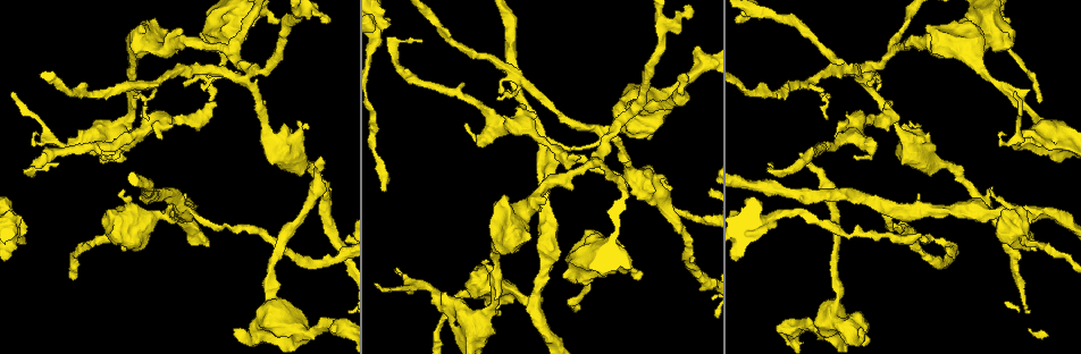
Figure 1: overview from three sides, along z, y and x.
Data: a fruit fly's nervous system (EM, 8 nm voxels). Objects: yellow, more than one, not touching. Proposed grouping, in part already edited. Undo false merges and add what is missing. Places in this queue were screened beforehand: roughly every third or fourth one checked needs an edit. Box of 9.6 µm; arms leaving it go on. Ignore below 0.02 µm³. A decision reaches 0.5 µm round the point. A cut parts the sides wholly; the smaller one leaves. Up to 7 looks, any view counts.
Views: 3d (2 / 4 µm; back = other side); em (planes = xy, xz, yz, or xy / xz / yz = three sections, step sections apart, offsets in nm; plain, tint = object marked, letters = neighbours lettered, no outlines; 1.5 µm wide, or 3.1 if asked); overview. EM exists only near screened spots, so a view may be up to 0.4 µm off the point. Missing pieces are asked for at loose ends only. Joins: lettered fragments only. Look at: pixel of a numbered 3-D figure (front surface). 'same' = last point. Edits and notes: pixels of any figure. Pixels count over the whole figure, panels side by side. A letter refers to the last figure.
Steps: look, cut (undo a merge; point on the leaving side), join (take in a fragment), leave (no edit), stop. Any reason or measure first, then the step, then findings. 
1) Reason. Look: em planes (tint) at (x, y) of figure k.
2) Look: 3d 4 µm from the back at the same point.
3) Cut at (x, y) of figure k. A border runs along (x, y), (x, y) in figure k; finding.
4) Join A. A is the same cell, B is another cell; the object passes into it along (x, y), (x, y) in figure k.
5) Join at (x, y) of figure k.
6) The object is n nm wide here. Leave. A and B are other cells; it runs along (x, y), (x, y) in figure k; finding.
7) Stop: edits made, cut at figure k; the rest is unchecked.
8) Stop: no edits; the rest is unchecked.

Stops while still wide. Look: em xy step 8 (letters) at (860, 327) of figure 1.

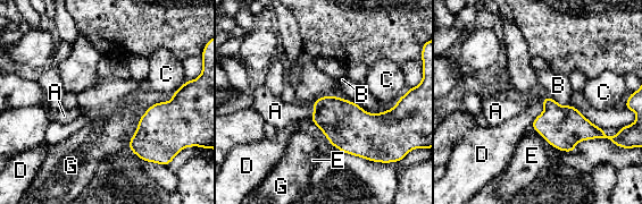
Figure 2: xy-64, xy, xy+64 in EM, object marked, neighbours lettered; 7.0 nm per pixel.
Join A. A is the same cell, B, C, D, E and G are other cells; the object passes into it along (345, 125), (314, 111), (280, 113) in figure 2; the neuron continues.

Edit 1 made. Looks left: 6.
See it whole again. Look: overview.

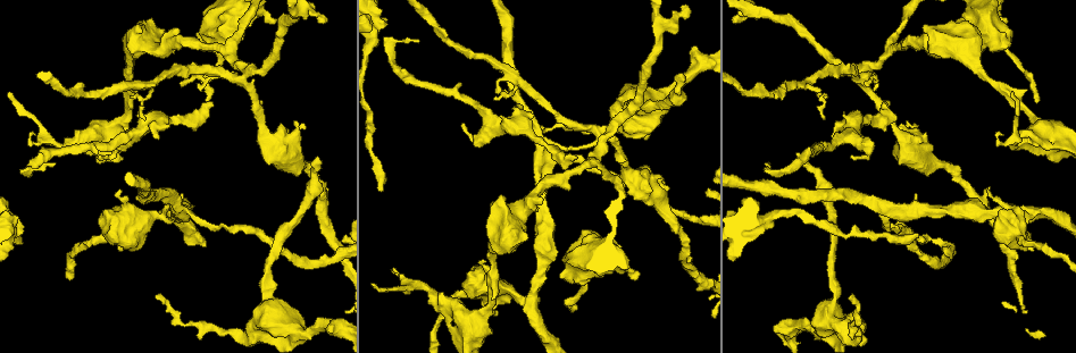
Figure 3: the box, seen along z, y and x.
Three-way junction. Look: em planes (letters) at (529, 299) of figure 3.

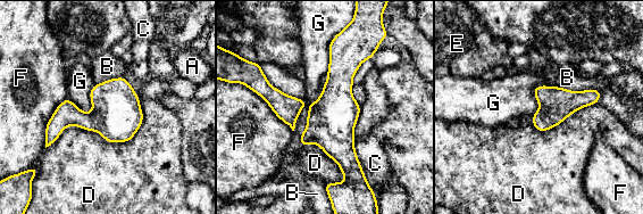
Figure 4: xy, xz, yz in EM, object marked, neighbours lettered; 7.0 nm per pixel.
Leave. A, B, C, D, E, F and G are other cells; one neuron here.

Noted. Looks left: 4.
An open end. Look: em planes (letters) at (380, 190) of figure 3.

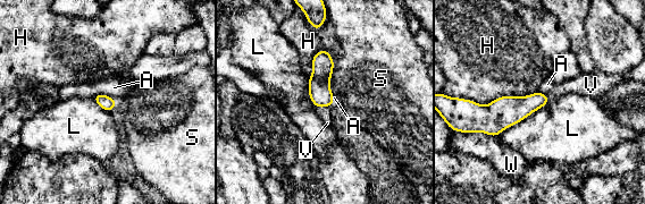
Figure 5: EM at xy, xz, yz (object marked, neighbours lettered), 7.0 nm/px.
Join V. V is the same cell, A, H, L, S and W are other cells; the object passes into it along (319, 83), (324, 107), (324, 112) in figure 5; it goes on there.

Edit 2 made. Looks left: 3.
Stop: edits made, join at figure 2, join at figure 5; the rest is unchecked.

